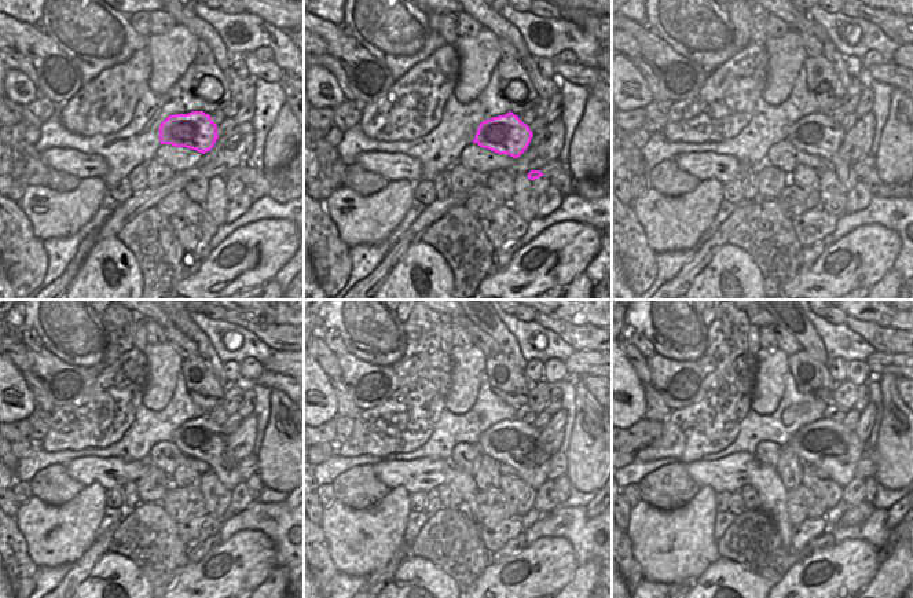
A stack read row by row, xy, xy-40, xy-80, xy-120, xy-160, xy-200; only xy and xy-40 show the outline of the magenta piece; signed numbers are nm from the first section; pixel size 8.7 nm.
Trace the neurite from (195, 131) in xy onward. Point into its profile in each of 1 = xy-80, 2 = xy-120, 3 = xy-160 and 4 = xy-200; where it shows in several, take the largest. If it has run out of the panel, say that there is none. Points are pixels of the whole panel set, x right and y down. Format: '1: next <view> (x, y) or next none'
1: next xy-80 (817, 134)
2: next xy-120 (201, 439)
3: next xy-160 (514, 443)
4: next xy-200 (828, 444)

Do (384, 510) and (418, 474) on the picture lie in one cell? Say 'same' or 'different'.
different

